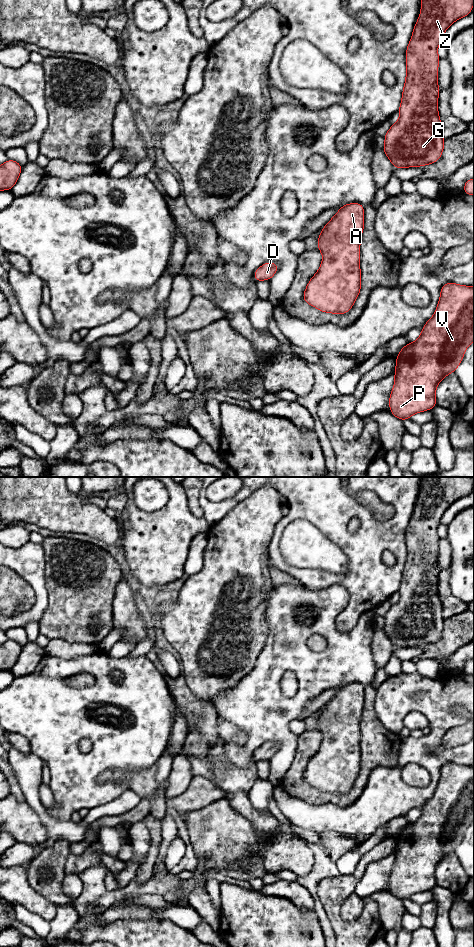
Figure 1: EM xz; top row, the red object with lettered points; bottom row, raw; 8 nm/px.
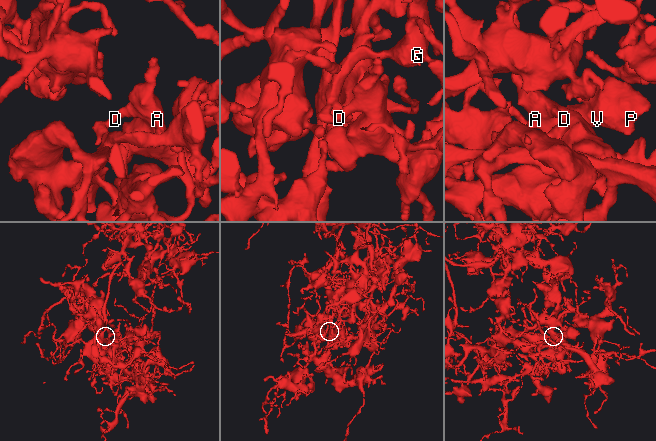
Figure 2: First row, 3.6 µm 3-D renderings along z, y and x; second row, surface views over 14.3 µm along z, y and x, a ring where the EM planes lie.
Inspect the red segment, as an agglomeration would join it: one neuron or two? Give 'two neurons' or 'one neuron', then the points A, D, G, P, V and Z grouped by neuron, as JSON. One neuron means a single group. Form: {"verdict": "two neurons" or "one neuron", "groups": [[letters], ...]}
{"verdict": "one neuron", "groups": [["A", "D", "G", "P", "V", "Z"]]}

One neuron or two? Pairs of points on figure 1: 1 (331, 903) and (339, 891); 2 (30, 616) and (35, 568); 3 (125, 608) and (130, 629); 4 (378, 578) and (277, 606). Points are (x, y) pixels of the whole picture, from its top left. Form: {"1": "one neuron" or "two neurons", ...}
{"1": "one neuron", "2": "one neuron", "3": "one neuron", "4": "two neurons"}

